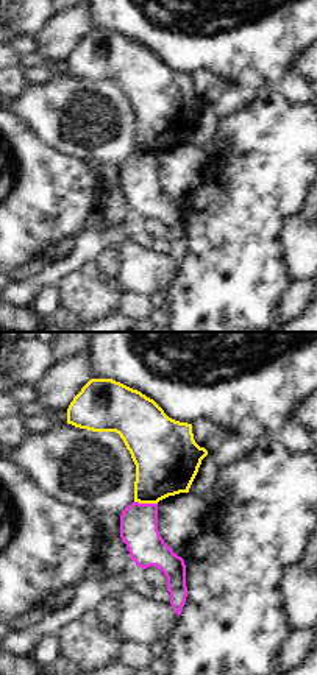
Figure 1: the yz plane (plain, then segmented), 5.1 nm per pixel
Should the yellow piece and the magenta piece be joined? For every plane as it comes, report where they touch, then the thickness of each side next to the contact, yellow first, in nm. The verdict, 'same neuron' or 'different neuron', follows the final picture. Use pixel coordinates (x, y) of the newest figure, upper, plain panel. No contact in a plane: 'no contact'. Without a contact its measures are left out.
(146, 153) | 320/190 nm

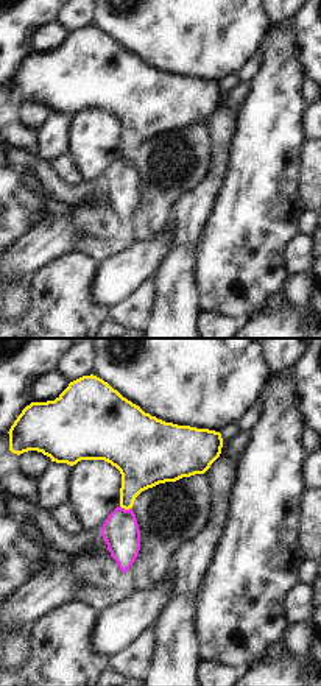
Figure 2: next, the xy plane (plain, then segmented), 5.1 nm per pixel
(126, 159) | 260/190 nm

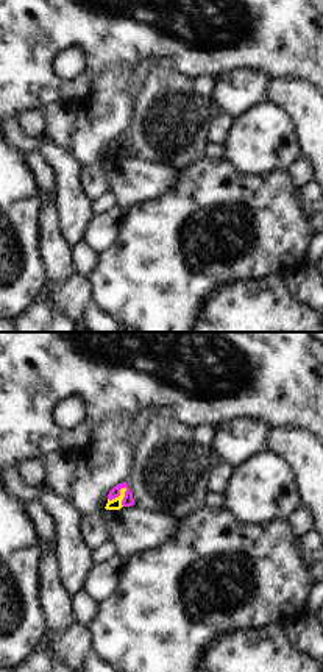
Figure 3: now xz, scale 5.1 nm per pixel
(120, 145) | 60/60 nm

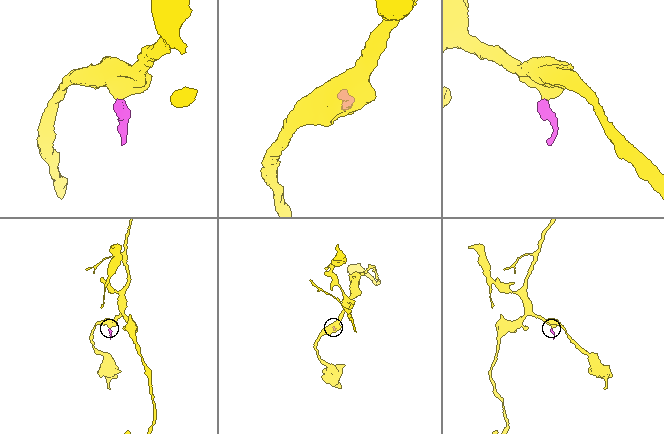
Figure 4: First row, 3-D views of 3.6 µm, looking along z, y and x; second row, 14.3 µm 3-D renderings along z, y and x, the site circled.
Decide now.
different neuron

